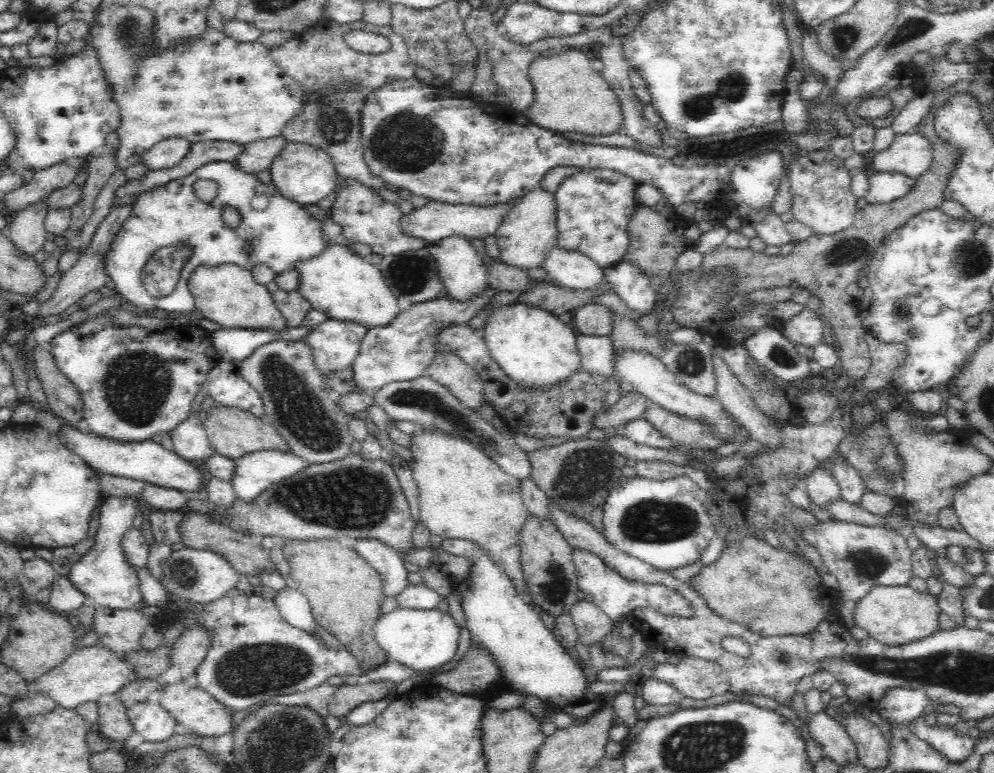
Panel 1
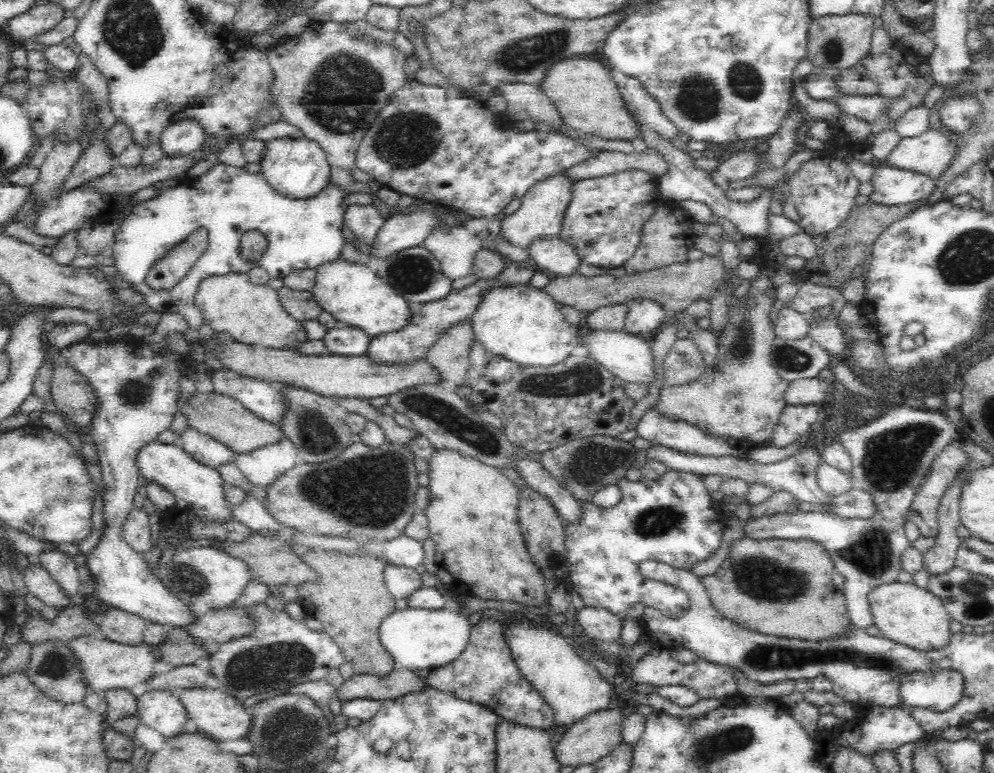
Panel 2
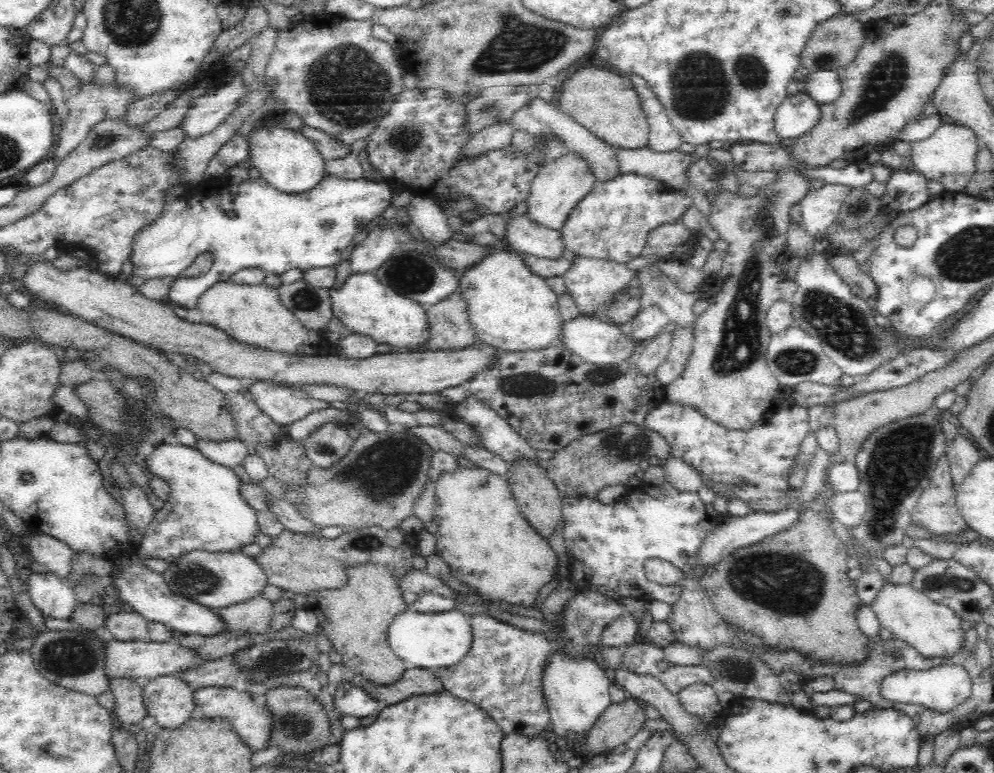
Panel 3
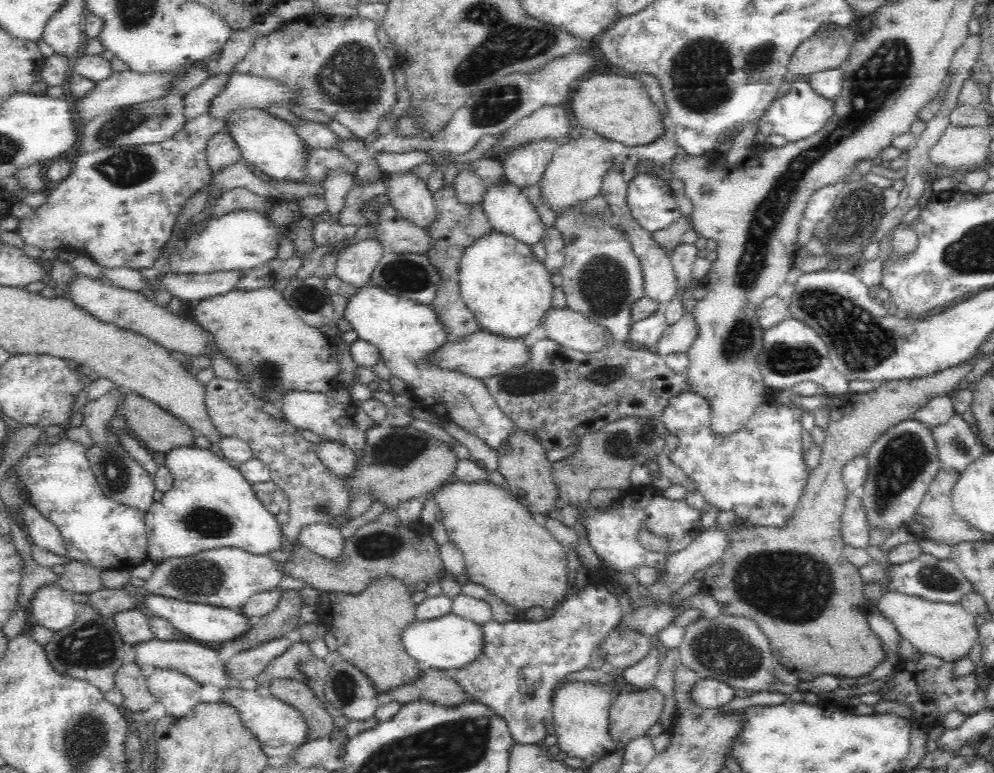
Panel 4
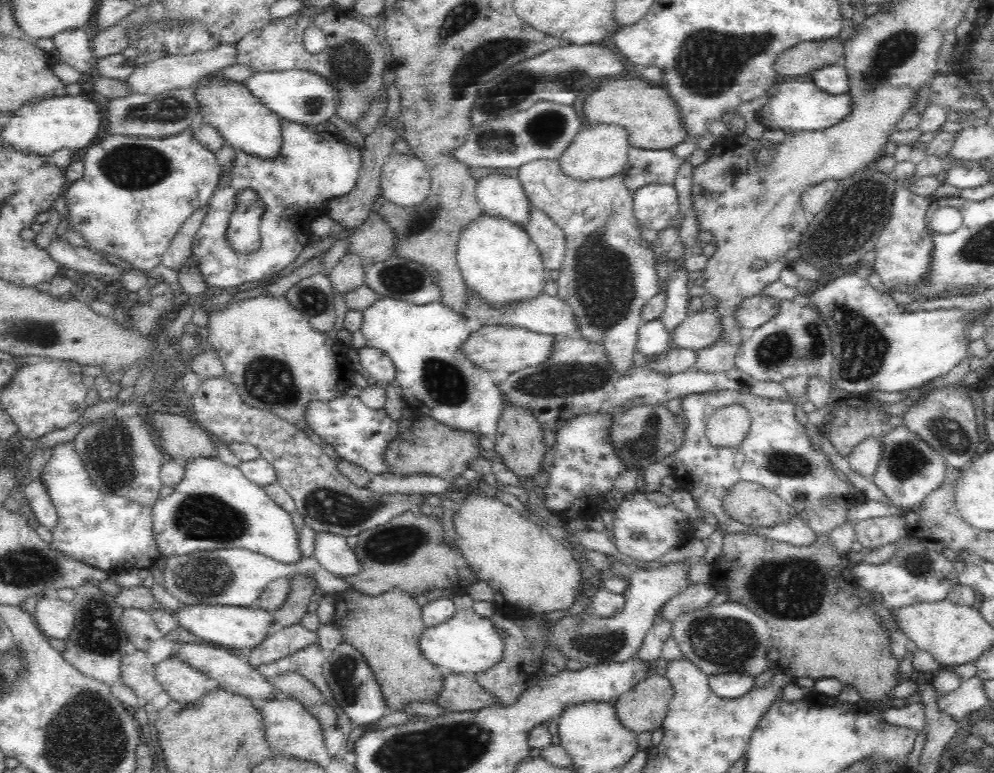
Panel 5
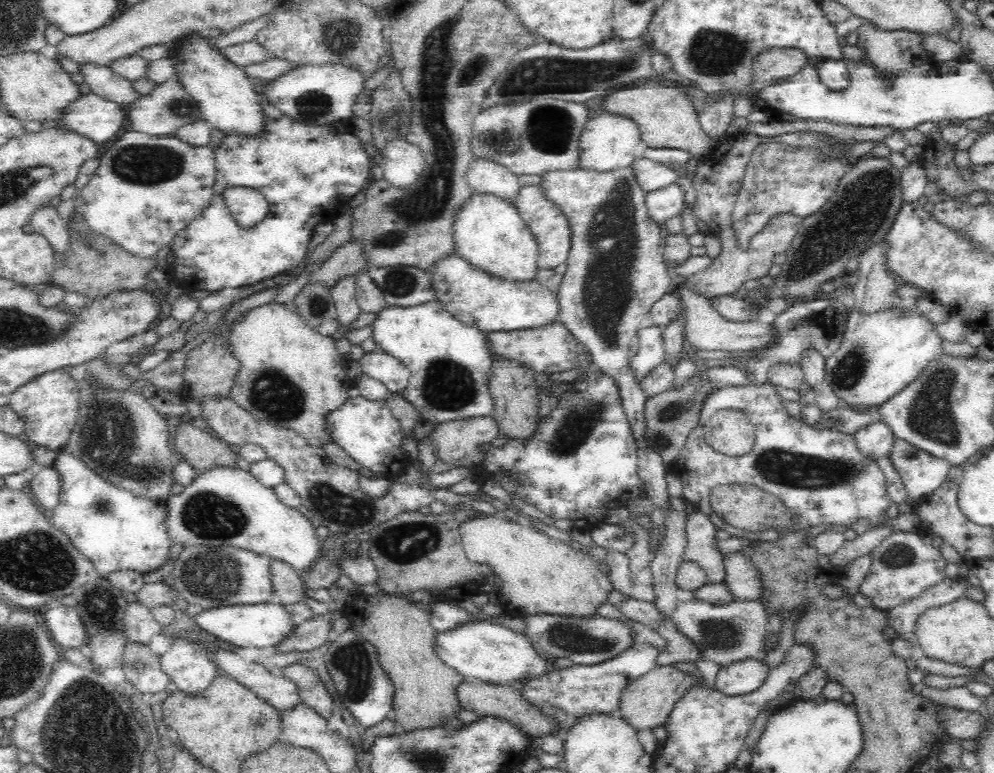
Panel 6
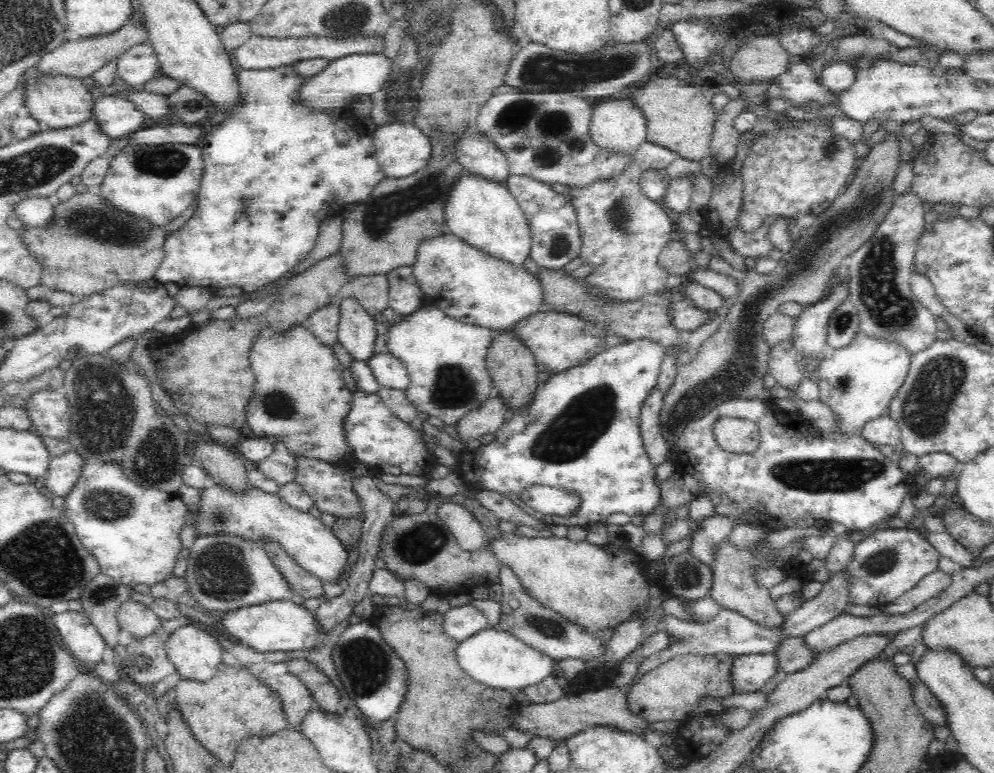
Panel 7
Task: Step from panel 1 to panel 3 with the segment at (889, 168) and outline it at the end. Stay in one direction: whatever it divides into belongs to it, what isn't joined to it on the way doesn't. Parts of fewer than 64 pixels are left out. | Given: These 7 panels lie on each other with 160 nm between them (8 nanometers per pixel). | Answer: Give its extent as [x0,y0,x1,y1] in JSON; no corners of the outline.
[903,123,978,191]

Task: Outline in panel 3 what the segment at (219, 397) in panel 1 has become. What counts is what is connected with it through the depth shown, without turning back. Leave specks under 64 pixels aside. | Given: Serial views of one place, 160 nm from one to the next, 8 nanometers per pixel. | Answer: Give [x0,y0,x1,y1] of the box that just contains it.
[244,380,329,427]

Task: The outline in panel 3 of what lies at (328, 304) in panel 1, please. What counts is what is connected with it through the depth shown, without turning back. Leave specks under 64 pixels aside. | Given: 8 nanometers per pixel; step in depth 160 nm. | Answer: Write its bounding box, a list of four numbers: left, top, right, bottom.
[328,272,430,351]

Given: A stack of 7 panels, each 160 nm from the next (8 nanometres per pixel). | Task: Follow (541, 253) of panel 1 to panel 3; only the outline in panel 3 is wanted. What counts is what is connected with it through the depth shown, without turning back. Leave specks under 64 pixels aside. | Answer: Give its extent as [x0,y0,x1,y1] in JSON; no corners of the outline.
[525,152,596,231]

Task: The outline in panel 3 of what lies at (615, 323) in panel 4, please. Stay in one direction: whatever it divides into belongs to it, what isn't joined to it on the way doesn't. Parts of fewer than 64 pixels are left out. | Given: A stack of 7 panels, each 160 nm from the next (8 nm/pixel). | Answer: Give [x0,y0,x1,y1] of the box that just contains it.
[562,255,636,315]

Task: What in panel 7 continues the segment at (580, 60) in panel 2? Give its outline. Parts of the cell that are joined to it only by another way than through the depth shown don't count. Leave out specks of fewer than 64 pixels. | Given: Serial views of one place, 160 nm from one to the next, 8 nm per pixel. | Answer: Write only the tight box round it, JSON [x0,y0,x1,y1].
[626,86,717,160]

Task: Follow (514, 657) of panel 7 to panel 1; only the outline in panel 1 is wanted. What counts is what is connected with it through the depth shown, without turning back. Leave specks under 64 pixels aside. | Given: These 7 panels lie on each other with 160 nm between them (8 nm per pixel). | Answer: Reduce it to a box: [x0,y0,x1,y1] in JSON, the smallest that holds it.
[373,607,459,671]

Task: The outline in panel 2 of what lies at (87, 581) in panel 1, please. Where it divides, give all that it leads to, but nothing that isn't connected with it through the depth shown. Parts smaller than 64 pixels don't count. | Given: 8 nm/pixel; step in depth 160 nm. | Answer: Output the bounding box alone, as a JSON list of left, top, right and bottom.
[59,334,197,627]

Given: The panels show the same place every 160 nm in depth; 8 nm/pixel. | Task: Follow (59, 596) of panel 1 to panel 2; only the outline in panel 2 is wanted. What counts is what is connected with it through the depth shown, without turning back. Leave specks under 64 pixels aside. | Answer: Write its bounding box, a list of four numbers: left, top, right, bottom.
[39,550,80,602]

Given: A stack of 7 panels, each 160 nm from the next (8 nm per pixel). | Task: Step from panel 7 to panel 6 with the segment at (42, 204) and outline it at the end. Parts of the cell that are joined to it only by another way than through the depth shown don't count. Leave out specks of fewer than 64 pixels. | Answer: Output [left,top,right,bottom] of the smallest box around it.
[30,205,71,254]

